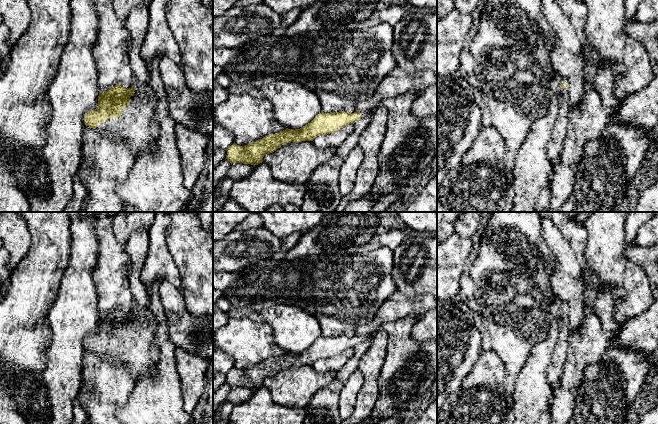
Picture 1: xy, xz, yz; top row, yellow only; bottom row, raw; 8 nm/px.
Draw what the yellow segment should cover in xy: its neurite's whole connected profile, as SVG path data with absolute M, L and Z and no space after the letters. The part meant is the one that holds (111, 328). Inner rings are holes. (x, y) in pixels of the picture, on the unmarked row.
M121 308L109 312L105 317L99 314L98 331L84 338L84 347L103 358L120 359L134 378L150 373L158 363L159 351L154 345L158 321L155 316L143 311L136 314L134 309L126 313Z

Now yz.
M562 306L559 323L557 325L558 338L552 354L552 360L547 368L548 383L553 386L562 376L564 364L568 354L568 339L571 325L568 318L568 308Z

